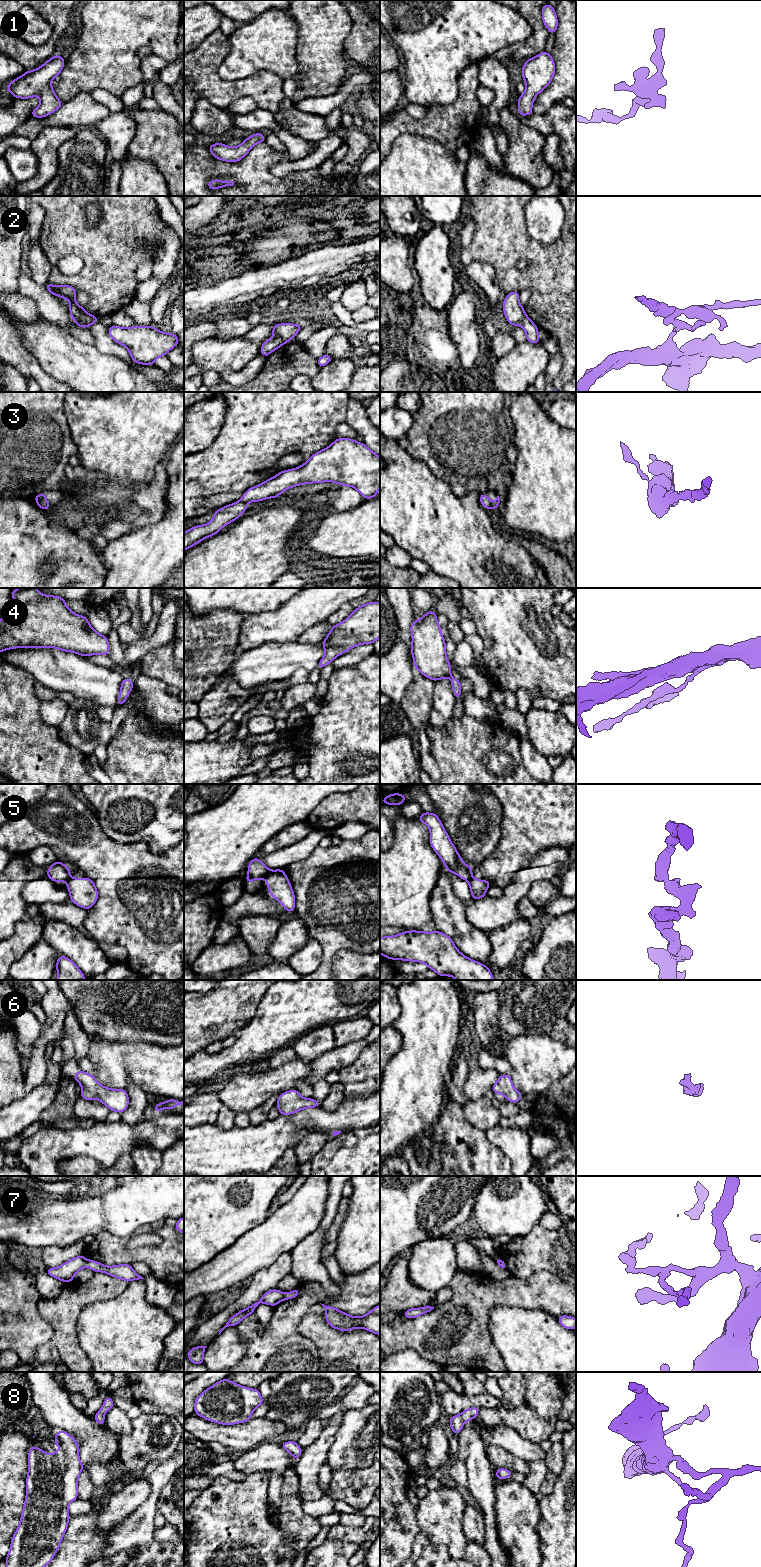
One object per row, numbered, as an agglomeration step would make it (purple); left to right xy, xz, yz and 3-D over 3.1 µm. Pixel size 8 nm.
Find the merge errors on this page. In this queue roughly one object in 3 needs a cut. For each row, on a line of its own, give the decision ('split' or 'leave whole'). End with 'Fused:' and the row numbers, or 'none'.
1: leave whole
2: split
3: leave whole
4: leave whole
5: split
6: leave whole
7: leave whole
8: leave whole
Fused: 2, 5

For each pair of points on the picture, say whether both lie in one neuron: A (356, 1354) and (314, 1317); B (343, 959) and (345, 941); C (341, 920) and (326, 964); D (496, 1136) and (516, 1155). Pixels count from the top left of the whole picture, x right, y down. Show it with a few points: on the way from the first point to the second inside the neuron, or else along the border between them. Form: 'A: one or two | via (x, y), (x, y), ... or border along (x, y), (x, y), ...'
A: one | via (345, 1351), (322, 1328)
B: two | border along (367, 953), (339, 950), (333, 959), (331, 969)
C: one | via (334, 931), (329, 953)
D: one | via (501, 1140), (511, 1150)

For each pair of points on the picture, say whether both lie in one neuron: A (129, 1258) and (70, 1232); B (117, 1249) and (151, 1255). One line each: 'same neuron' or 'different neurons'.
A: different neurons
B: same neuron

